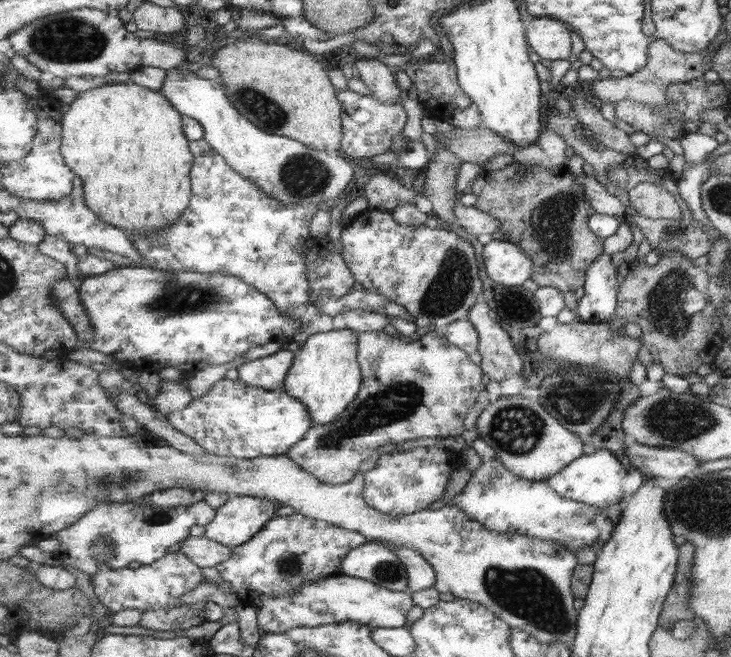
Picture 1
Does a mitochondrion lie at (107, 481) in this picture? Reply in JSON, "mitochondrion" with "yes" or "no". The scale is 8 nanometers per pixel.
{"mitochondrion":"yes"}

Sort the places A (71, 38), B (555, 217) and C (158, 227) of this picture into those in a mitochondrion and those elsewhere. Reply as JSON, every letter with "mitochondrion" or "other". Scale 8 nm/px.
{"A":"mitochondrion","B":"mitochondrion","C":"other"}

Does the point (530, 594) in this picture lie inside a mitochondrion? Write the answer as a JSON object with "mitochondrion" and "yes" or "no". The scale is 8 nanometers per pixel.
{"mitochondrion":"yes"}

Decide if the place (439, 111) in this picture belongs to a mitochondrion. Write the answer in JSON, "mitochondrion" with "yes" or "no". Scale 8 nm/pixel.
{"mitochondrion":"no"}

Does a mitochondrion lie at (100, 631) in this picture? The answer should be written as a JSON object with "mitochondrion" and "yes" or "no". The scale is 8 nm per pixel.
{"mitochondrion":"no"}

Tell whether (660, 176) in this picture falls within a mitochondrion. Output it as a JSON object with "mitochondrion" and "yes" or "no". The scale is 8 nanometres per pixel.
{"mitochondrion":"no"}

